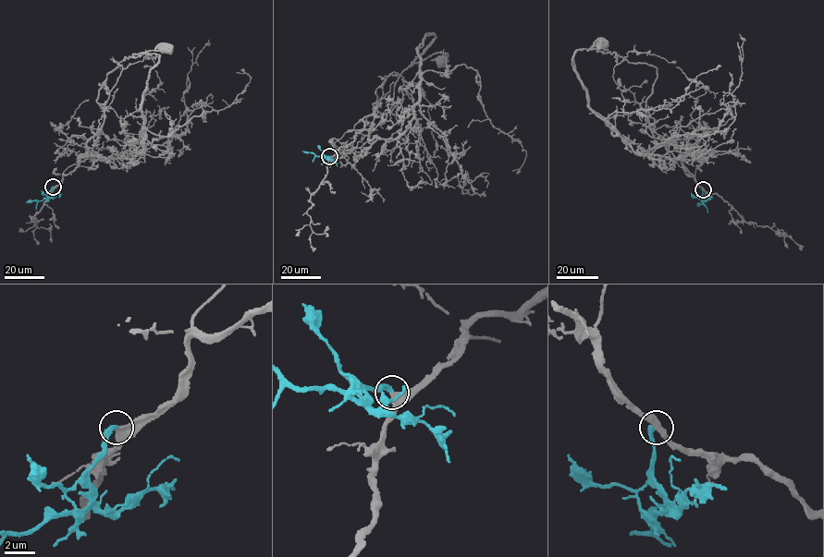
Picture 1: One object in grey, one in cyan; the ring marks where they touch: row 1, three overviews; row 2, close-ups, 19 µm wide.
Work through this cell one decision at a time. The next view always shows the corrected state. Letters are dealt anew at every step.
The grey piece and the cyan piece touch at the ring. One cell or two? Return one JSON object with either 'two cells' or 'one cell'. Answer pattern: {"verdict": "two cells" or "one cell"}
{"verdict": "one cell"}

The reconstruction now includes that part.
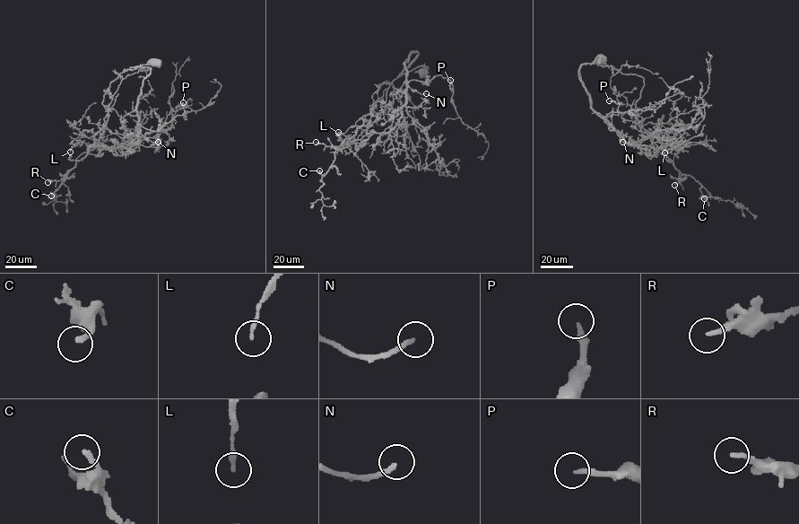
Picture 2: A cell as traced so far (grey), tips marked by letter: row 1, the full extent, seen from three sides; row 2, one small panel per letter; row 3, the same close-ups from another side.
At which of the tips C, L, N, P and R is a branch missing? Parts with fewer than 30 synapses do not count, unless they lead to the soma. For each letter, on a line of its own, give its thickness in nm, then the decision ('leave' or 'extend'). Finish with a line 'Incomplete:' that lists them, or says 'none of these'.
C: 200 nm thick; extend
L: 170 nm thick; leave
N: 200 nm thick; leave
P: 240 nm thick; leave
R: 180 nm thick; extend
Incomplete: C, R

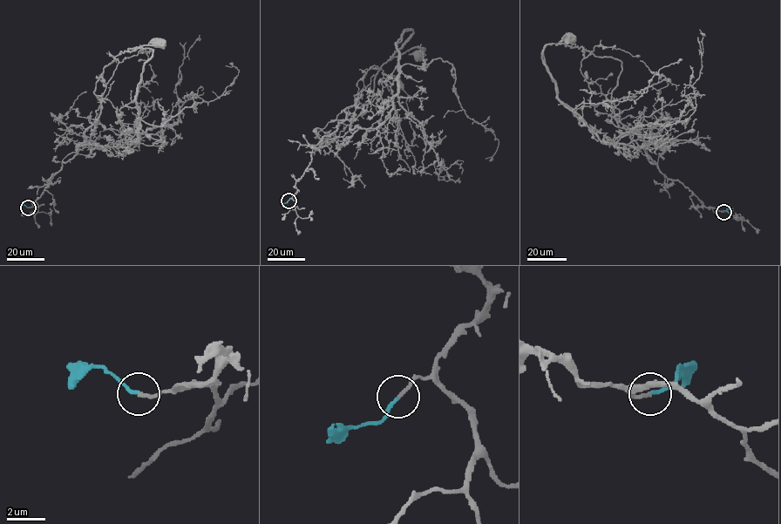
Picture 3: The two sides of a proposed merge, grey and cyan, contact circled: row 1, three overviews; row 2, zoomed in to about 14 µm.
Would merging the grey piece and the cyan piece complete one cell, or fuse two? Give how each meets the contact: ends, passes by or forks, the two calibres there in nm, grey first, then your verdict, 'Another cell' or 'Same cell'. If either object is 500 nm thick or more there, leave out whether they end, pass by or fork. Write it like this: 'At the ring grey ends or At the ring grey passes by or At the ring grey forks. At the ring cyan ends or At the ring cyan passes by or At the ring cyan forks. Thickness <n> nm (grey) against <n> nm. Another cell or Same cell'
At the ring grey ends. At the ring cyan ends. Thickness 170 nm (grey) against 170 nm. Same cell

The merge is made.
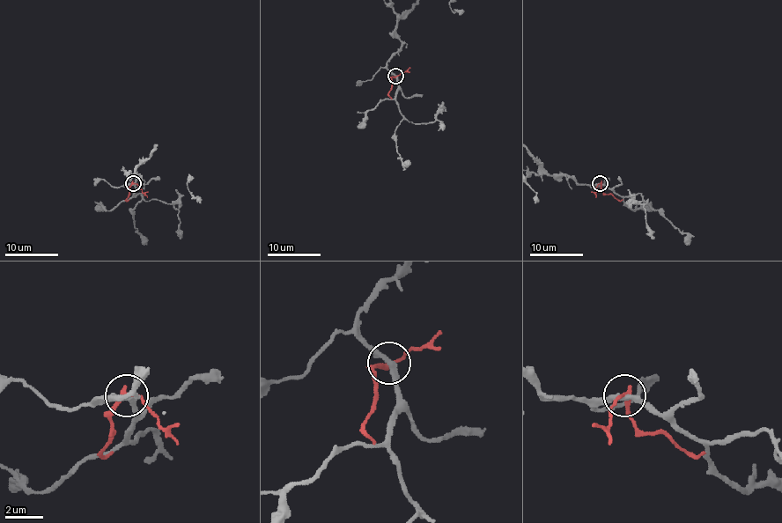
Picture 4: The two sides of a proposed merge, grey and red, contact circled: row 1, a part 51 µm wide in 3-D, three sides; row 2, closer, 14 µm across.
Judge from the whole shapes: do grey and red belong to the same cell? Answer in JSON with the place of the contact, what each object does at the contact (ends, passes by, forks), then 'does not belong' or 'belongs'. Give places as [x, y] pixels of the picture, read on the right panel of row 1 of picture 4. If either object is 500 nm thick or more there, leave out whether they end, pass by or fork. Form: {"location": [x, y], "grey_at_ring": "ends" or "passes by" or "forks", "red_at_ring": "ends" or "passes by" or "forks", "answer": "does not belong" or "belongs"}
{"location": [600, 183], "grey_at_ring": "passes by", "red_at_ring": "passes by", "answer": "does not belong"}

